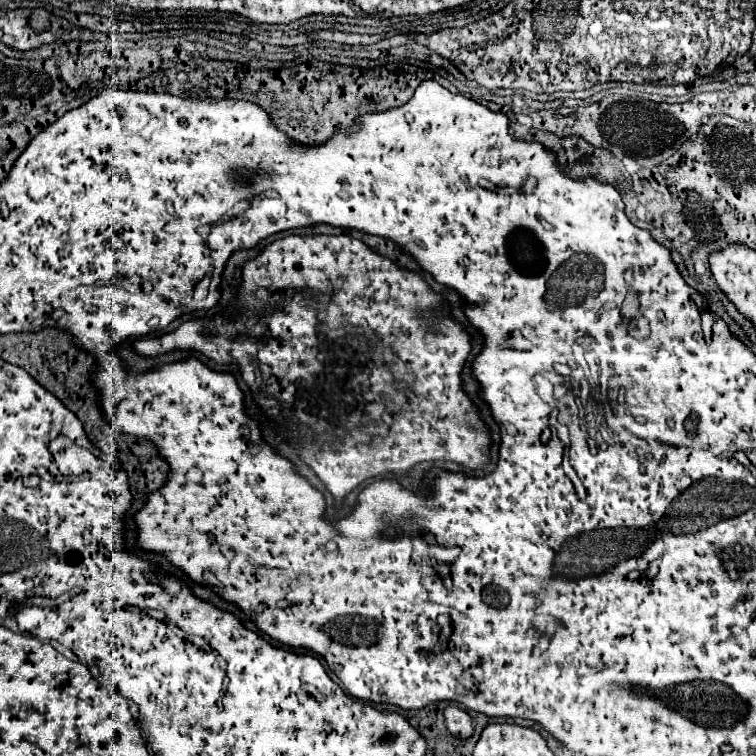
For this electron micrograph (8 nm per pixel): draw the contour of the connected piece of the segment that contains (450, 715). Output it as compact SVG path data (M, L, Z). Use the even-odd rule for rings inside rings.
M451 705L445 709L445 725L447 725L447 729L451 727L451 731L455 731L455 737L469 739L473 735L471 717L469 717L469 714L465 710L459 709L455 705Z

